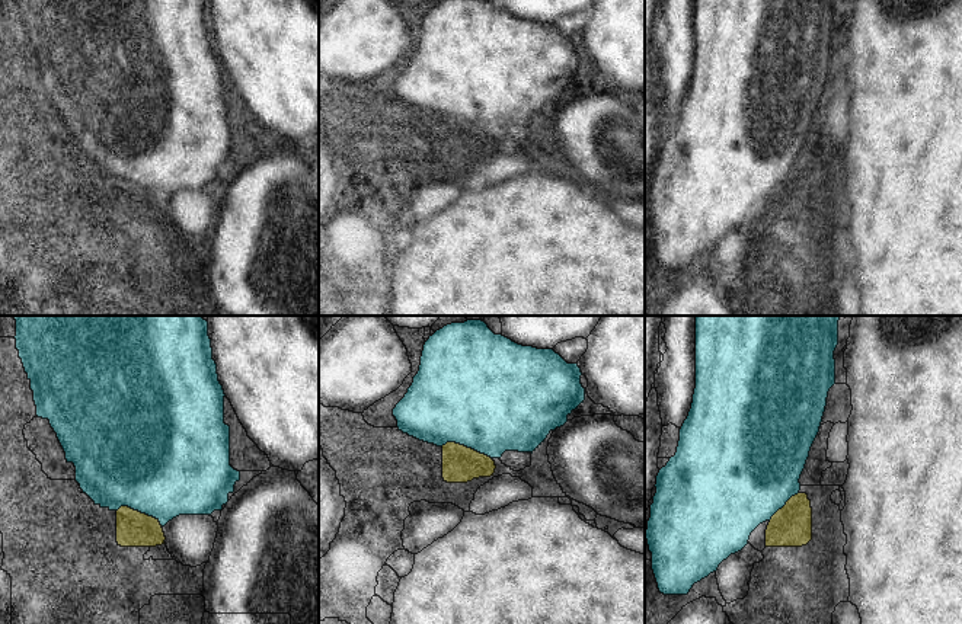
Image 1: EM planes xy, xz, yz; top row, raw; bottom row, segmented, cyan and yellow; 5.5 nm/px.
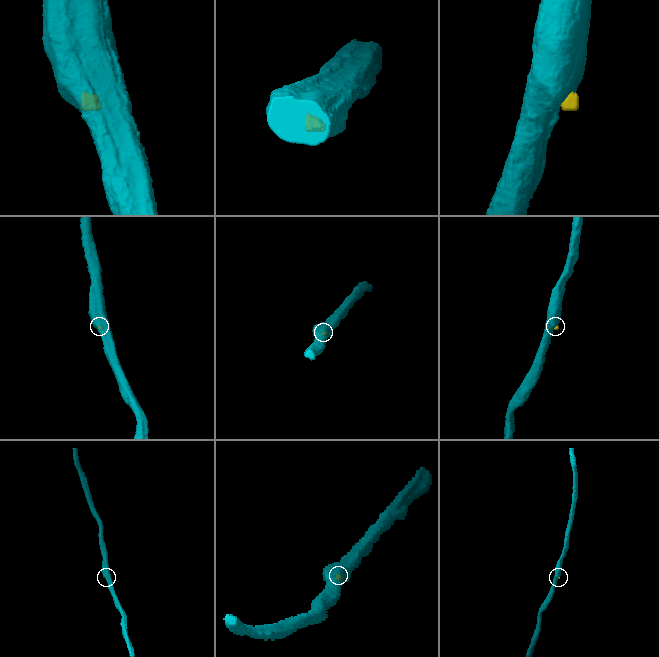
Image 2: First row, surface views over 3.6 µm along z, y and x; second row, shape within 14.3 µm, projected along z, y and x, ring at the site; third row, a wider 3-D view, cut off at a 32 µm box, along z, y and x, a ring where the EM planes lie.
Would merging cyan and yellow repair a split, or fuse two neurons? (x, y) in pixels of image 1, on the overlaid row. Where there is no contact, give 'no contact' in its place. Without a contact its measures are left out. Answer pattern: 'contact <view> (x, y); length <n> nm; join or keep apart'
contact xz (466, 445); length 280 nm; join

